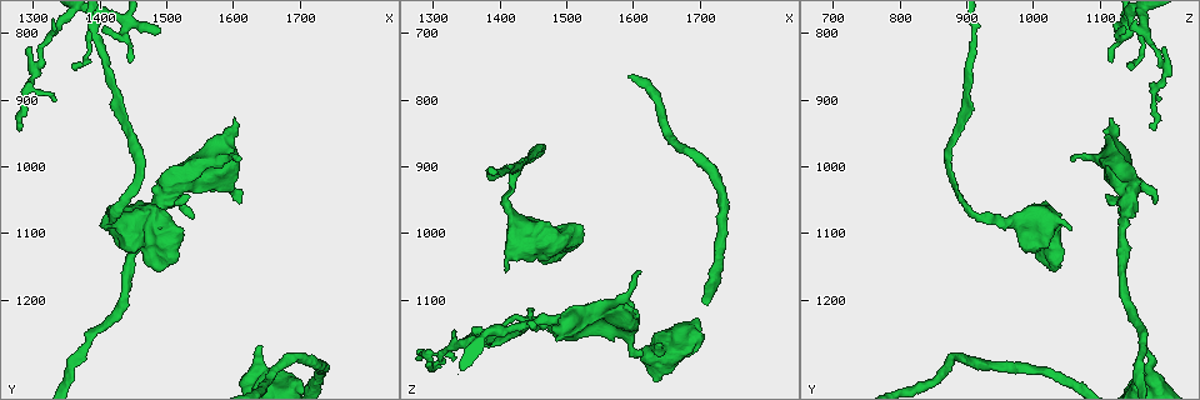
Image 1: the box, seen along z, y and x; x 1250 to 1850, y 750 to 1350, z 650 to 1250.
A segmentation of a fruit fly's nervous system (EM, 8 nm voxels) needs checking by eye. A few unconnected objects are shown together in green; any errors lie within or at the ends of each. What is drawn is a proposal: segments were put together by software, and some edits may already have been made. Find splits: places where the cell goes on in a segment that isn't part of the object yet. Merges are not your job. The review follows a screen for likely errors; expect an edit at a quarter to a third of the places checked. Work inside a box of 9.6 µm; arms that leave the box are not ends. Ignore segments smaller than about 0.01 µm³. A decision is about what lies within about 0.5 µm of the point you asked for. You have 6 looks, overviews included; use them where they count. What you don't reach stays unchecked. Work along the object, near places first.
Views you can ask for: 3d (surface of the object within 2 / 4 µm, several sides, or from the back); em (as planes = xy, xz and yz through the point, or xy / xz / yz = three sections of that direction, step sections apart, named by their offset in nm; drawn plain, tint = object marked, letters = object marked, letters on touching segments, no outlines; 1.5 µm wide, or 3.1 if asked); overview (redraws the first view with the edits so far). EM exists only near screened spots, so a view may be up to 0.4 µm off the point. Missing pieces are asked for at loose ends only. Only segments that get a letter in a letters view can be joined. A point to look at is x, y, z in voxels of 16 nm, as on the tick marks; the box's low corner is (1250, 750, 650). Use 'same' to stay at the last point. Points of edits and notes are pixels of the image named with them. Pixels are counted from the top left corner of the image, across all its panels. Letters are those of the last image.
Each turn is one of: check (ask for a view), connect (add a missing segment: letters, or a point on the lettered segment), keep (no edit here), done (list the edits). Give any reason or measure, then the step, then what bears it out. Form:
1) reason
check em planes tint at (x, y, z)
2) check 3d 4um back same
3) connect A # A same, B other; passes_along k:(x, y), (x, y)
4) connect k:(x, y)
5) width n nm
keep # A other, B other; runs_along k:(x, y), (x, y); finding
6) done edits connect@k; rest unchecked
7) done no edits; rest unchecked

check 3d 2um at (1410, 1090, 1055)

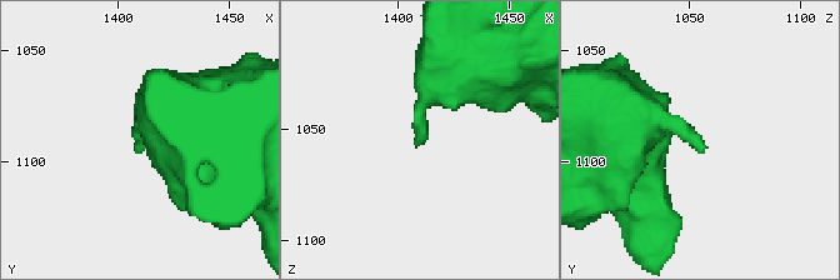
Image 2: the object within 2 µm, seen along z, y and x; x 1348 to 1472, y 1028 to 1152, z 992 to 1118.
check em planes tint at (1407, 1093, 1056)

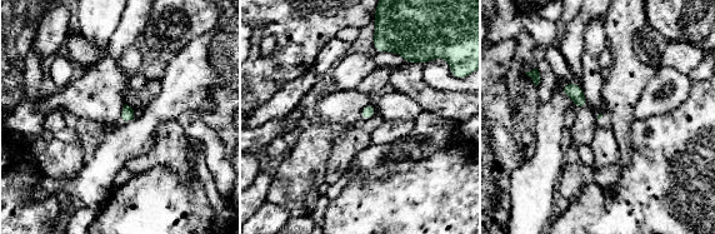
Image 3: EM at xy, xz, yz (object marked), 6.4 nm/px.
see the neighbours
check em planes letters same

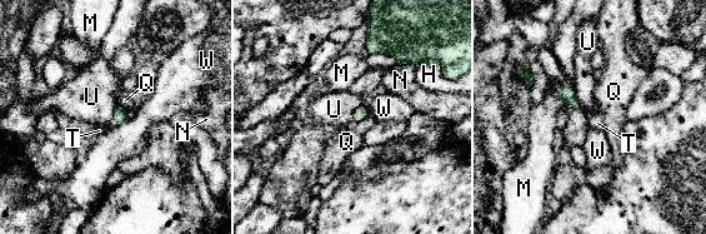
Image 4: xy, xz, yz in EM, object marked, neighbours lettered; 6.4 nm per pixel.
connect T # H other, M other, N other, Q other, T same, U other, W other; passes_along 4:(120, 114), (114, 122), (99, 130); the cell continues

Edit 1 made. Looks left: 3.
branch stops here
check em xz step 8 tint at (1645, 1265, 1165)

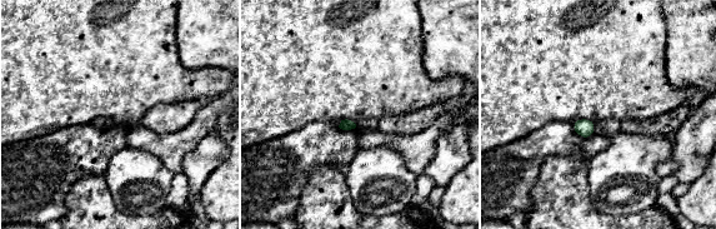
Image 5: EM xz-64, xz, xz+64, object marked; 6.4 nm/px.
cut it another way
check em xy step 8 letters same

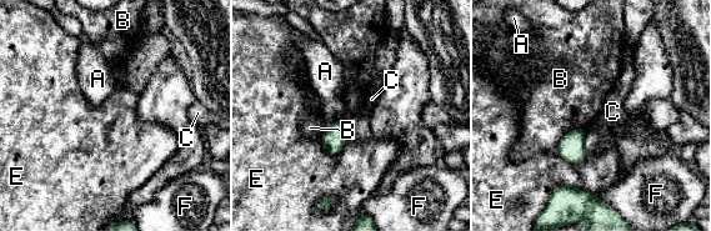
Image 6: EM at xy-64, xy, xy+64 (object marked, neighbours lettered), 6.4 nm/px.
longest_contact B 240 nm
keep # A other, B other, C other, E other, F other; no lettered segment goes on from it

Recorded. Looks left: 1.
done edits connect@4; rest unchecked

